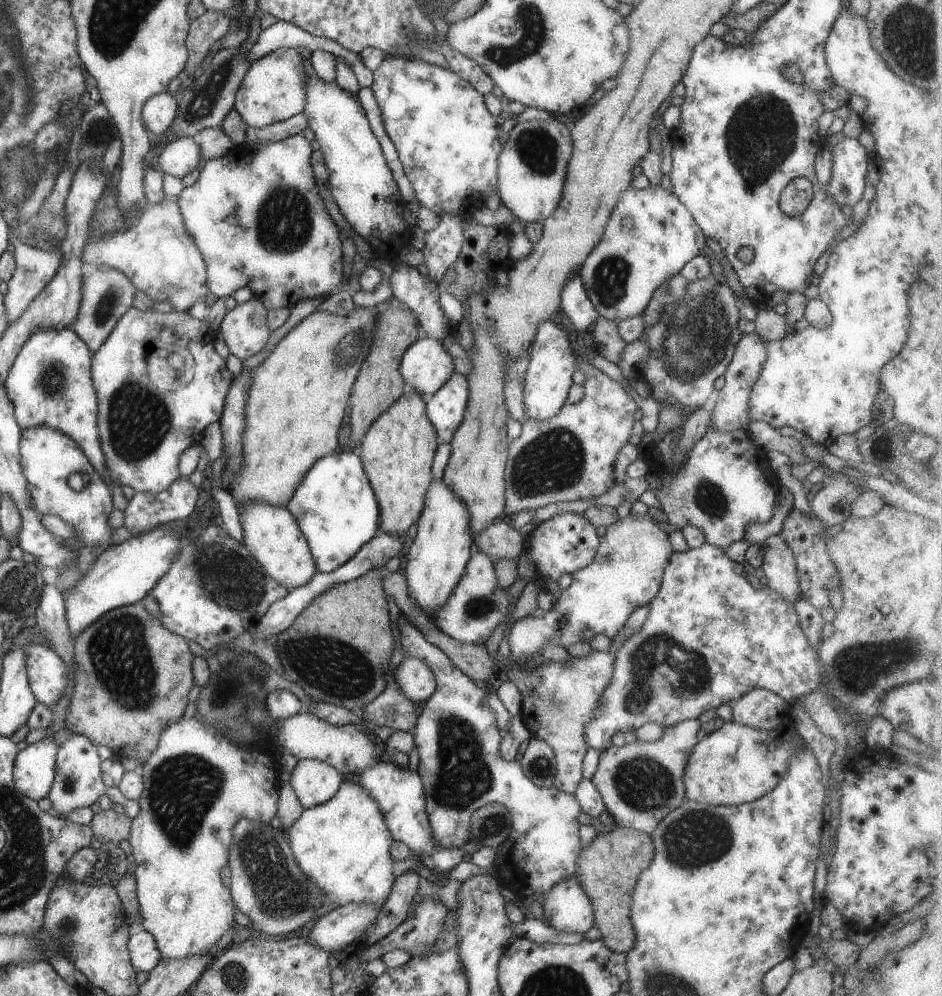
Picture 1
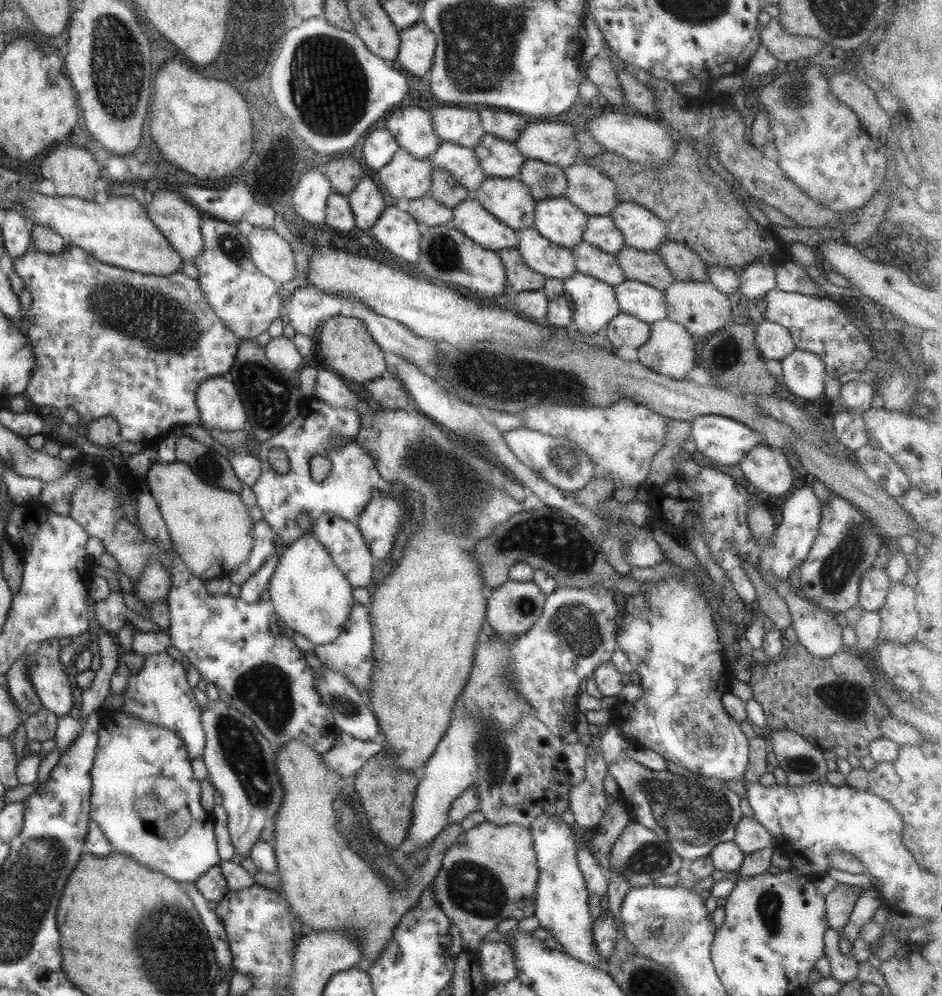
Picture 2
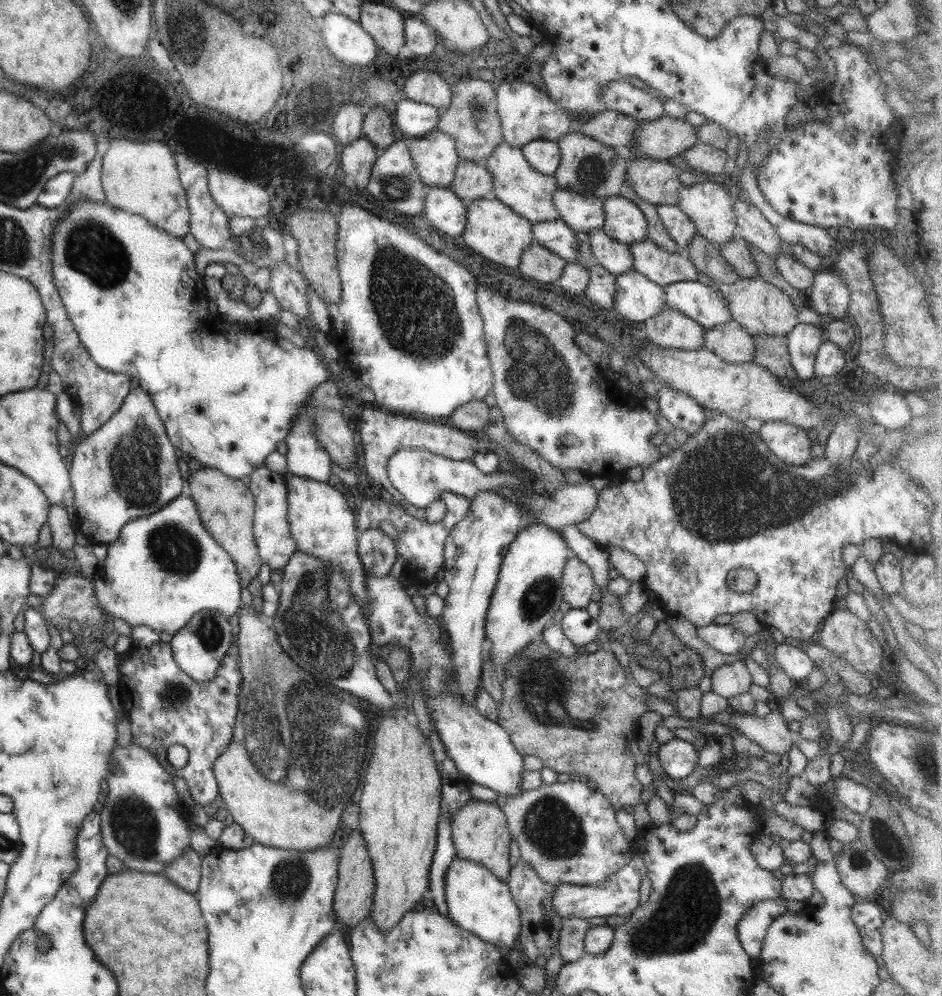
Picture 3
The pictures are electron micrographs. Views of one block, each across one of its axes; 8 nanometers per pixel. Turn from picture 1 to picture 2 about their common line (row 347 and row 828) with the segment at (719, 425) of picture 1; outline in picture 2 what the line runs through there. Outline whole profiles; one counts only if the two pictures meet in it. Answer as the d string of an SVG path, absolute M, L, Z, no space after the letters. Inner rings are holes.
M753 817L739 819L732 841L744 855L776 845L776 840L771 836L771 833L765 830Z

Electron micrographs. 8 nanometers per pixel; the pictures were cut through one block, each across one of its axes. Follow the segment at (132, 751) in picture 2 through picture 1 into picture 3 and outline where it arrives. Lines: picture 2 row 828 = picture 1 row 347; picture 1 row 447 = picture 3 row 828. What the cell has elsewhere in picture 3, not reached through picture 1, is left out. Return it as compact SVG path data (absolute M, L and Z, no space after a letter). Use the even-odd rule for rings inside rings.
M135 743L120 747L115 744L111 751L110 776L107 776L109 792L100 811L101 838L108 854L114 856L125 868L144 873L158 873L179 856L183 848L189 846L189 829L187 829L187 816L190 809L183 807L177 799L172 786L172 777L157 763L151 753Z

